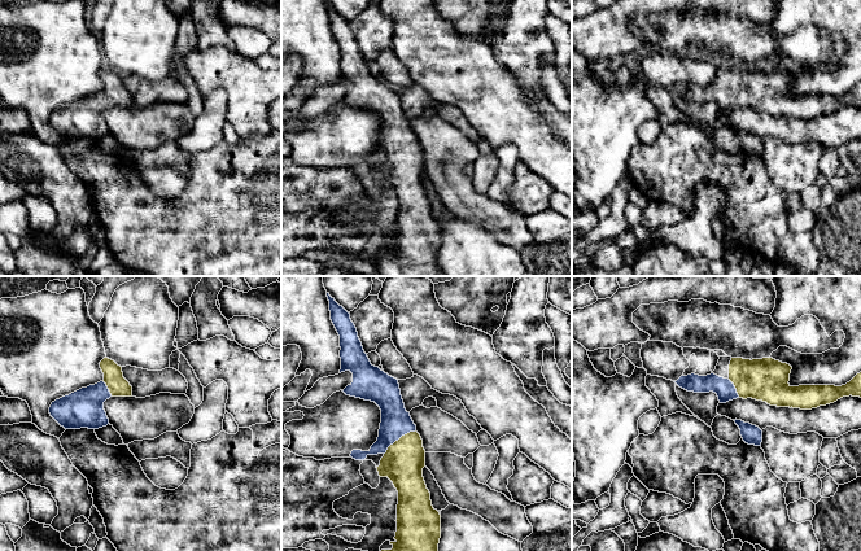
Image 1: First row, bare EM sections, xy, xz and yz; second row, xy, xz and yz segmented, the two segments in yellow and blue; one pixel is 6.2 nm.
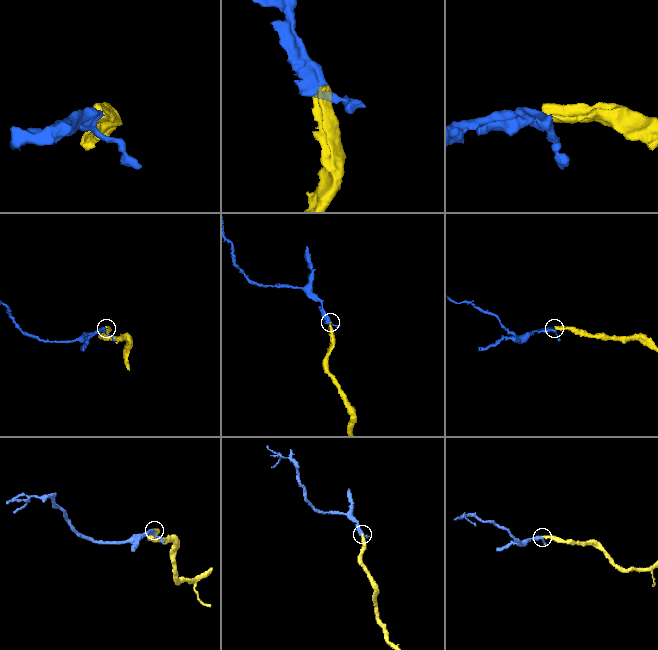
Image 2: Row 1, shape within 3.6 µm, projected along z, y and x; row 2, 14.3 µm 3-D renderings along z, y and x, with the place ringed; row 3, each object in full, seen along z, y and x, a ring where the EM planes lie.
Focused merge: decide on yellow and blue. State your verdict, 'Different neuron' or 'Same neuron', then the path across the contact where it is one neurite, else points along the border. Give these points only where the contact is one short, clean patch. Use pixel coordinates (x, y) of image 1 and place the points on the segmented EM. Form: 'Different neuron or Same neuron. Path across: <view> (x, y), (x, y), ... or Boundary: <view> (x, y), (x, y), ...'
Same neuron. Path across: xz (403, 462), (400, 438), (396, 422)

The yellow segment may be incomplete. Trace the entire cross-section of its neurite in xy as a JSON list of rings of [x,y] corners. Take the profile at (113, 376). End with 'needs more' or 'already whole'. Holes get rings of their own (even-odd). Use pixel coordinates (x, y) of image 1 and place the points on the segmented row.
[[[105,357],[100,362],[100,368],[104,373],[102,381],[87,388],[82,388],[69,395],[52,402],[49,414],[65,429],[99,429],[106,427],[109,424],[109,419],[104,410],[104,402],[110,397],[132,397],[132,386],[123,377],[121,366]]]; needs more

